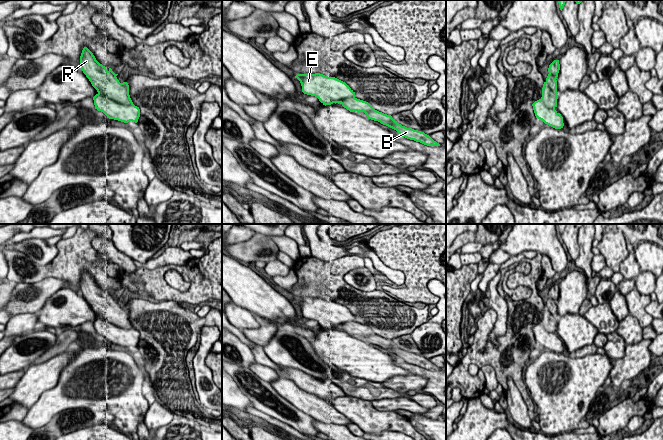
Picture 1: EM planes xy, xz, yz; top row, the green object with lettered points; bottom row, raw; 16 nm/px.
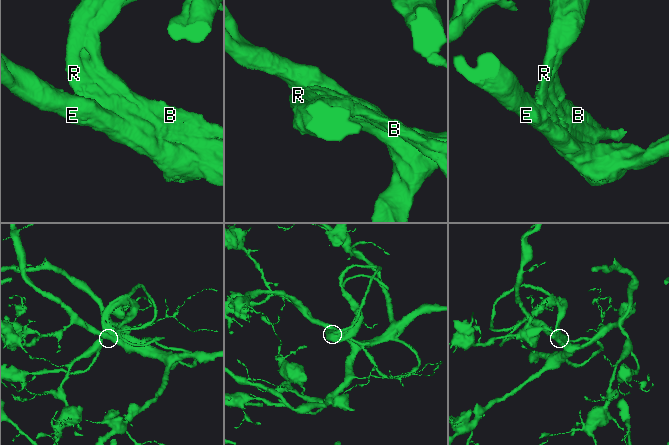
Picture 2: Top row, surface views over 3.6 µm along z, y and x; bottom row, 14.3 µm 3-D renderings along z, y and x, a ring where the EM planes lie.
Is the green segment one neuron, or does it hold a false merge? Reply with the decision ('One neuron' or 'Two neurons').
Two neurons

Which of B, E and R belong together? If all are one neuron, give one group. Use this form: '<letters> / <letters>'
B R / E

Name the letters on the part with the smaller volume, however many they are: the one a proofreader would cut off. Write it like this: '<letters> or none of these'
B, R

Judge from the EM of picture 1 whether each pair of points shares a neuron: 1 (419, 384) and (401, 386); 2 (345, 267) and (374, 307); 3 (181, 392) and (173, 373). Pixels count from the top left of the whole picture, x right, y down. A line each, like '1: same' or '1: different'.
1: same
2: same
3: same

